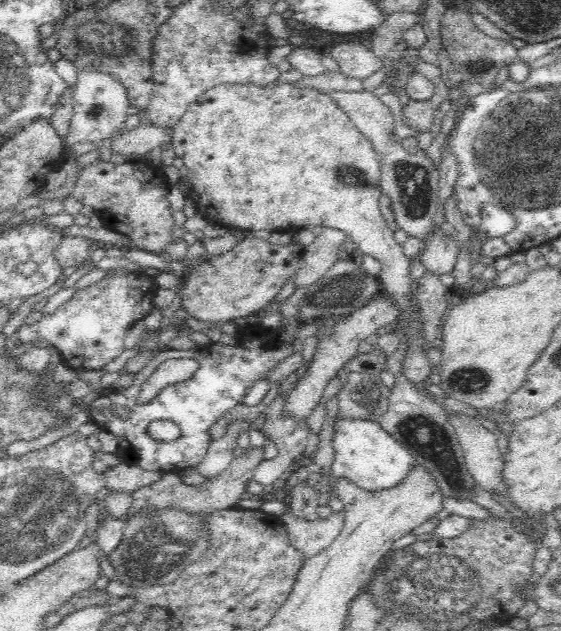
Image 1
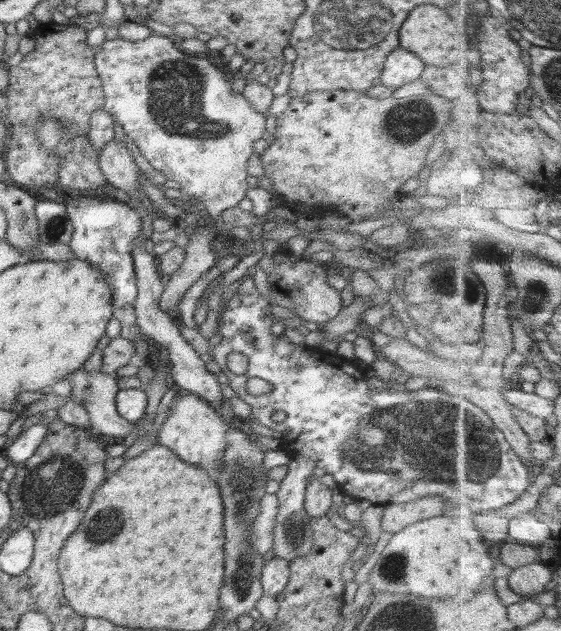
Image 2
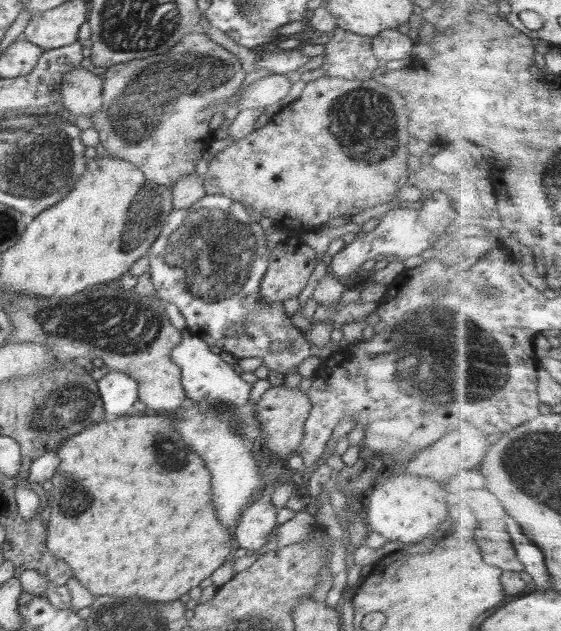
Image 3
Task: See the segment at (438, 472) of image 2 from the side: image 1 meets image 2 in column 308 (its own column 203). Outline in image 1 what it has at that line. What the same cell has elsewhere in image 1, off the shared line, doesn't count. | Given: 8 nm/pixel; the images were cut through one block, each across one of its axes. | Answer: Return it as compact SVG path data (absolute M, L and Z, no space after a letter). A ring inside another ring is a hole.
M245 326L244 328L239 328L238 332L237 332L237 338L238 338L238 343L236 343L236 347L230 347L230 346L226 346L226 345L218 345L216 343L210 343L207 346L204 347L197 347L197 348L190 348L190 349L185 349L185 351L177 351L177 350L172 350L172 349L167 349L167 350L163 350L160 351L158 354L156 354L155 356L152 357L152 359L148 362L148 364L146 364L140 371L138 371L135 374L134 380L133 380L133 384L131 386L128 386L128 388L124 388L124 390L122 389L122 391L115 391L115 393L109 393L107 395L99 395L98 398L96 398L95 400L93 400L90 404L89 404L89 408L87 410L87 413L90 417L90 422L91 424L98 430L101 432L101 434L103 436L109 436L109 437L115 437L117 439L117 441L119 442L119 446L118 446L118 450L116 451L117 456L122 460L122 462L126 463L127 465L136 465L139 466L140 468L143 468L144 470L151 470L151 471L161 471L163 473L172 473L172 472L177 472L180 473L182 472L185 468L188 468L190 466L192 467L196 467L197 464L200 464L200 462L202 462L202 460L204 460L204 457L206 456L209 446L211 445L211 442L213 441L209 435L209 428L210 426L212 426L212 424L216 423L216 421L220 420L221 418L228 418L228 413L236 408L236 406L238 406L238 404L240 404L240 402L242 402L242 399L244 398L244 396L248 393L248 391L250 390L250 388L255 384L255 382L257 380L261 380L263 378L266 378L266 376L270 376L270 374L272 374L272 372L270 372L270 370L272 370L272 368L274 368L274 366L276 367L277 364L280 362L280 360L284 360L284 358L288 358L288 356L290 356L294 351L299 349L299 344L293 343L293 346L296 346L296 349L293 349L292 351L292 342L287 342L287 341L281 341L279 344L276 344L276 340L272 340L272 342L270 342L270 340L266 340L266 342L264 342L264 344L258 344L258 342L260 342L260 336L258 336L258 332L256 332L256 330L254 330L254 328L250 328L250 326ZM177 358L193 358L194 360L197 360L199 362L199 367L198 370L192 375L192 378L189 378L188 380L185 380L184 383L174 383L171 384L170 386L166 386L166 388L163 388L158 395L156 395L150 402L148 402L148 404L138 404L136 402L137 396L139 395L139 392L141 391L142 385L144 384L144 382L146 382L146 380L148 380L149 376L151 374L154 374L154 372L156 372L156 369L158 368L158 366L160 366L160 364L162 364L162 362L164 362L165 360L168 359L177 359ZM112 406L126 406L126 408L128 408L128 410L130 410L130 414L128 414L128 418L126 418L126 420L122 420L122 418L118 418L118 416L116 416L116 414L114 414L113 410L114 408L112 408ZM156 420L170 420L172 421L172 423L176 424L176 426L178 426L178 428L180 429L180 436L173 441L160 441L158 439L154 439L151 438L150 433L148 433L148 426L150 426L150 423L152 423L153 421Z

